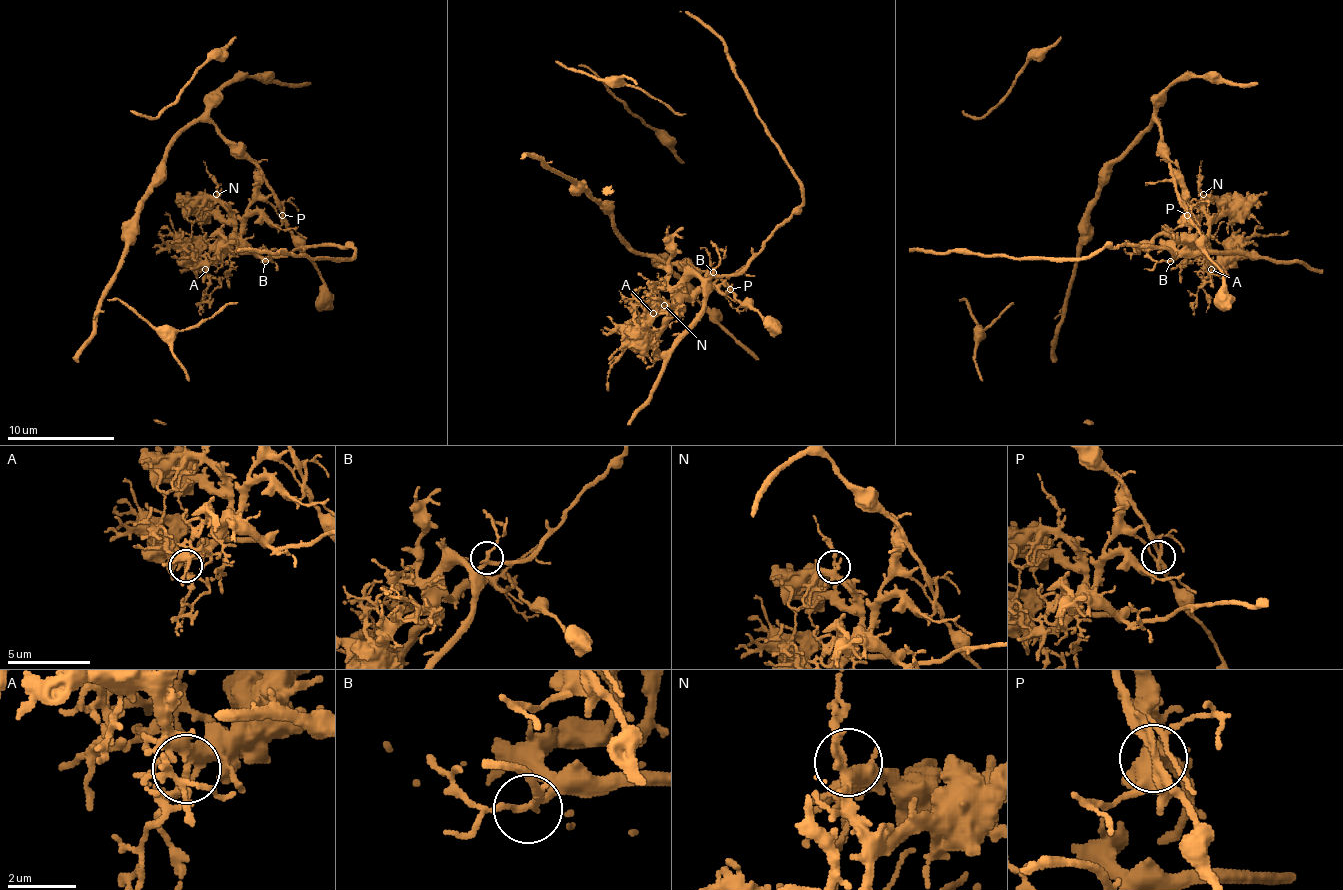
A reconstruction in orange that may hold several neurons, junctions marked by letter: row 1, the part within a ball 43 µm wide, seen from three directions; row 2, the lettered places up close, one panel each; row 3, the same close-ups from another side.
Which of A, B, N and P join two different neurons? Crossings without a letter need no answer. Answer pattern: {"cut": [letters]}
{"cut": ["P"]}

